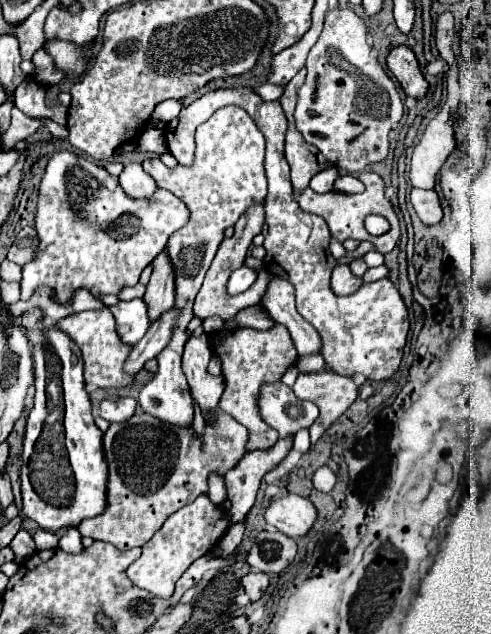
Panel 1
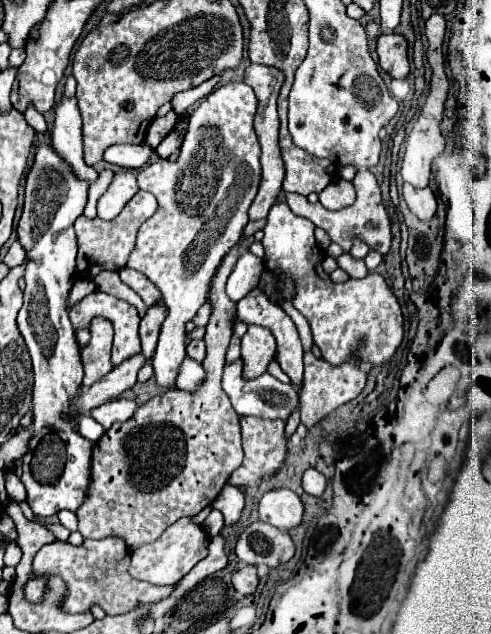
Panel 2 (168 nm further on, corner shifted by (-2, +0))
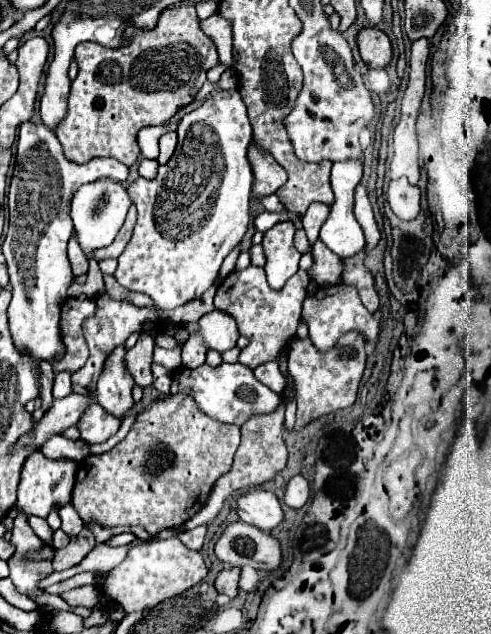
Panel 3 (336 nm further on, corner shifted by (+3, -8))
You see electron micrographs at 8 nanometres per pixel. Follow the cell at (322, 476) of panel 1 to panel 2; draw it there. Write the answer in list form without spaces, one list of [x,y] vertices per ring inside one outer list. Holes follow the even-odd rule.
[[[306,469],[304,475],[302,475],[302,489],[308,495],[320,497],[324,493],[324,489],[326,489],[326,477],[322,473],[318,473],[316,469]]]

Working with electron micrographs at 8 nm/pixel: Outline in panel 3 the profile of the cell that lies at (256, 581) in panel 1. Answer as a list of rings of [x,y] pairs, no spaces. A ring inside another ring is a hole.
[[[237,567],[235,569],[223,569],[215,581],[217,591],[235,599],[239,595],[239,575],[241,575],[241,569],[237,569]]]

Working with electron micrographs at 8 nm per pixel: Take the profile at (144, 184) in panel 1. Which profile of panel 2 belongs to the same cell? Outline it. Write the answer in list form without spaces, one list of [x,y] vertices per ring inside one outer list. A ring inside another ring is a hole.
[[[118,171],[114,173],[112,183],[108,185],[106,193],[98,199],[98,217],[104,221],[112,221],[122,207],[132,199],[132,195],[138,191],[136,185],[136,173],[132,171]]]

